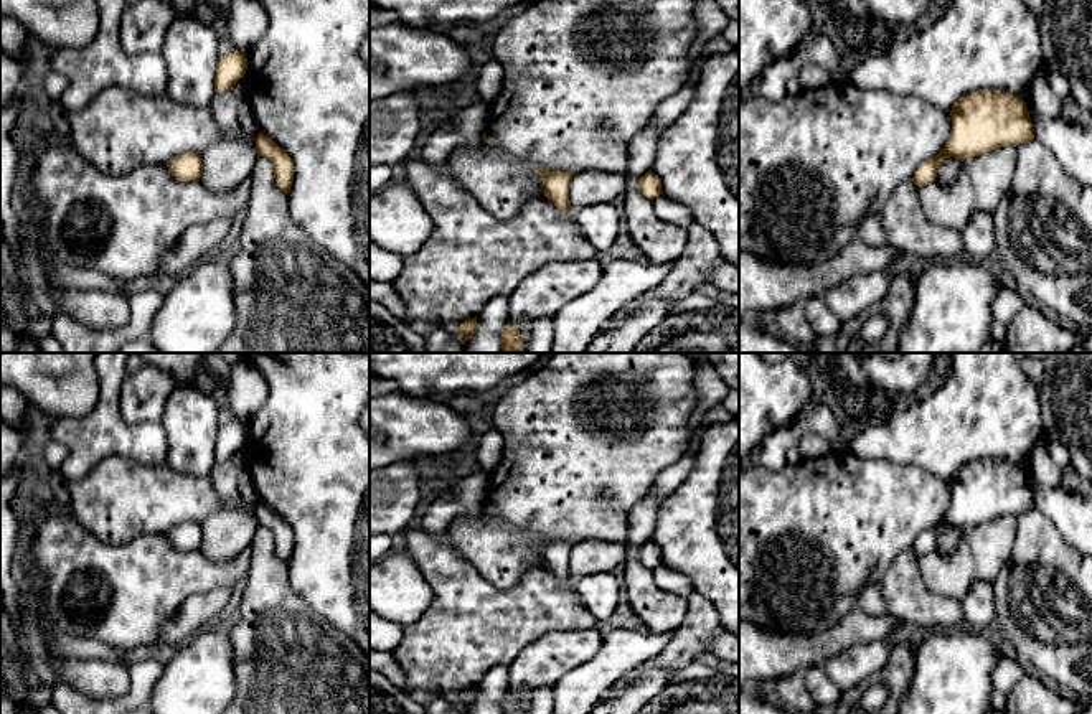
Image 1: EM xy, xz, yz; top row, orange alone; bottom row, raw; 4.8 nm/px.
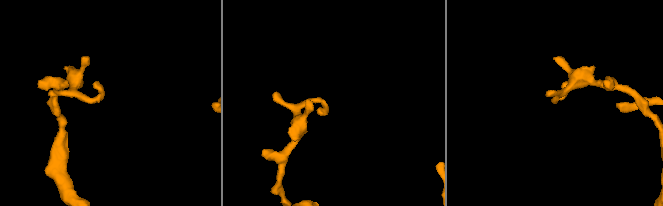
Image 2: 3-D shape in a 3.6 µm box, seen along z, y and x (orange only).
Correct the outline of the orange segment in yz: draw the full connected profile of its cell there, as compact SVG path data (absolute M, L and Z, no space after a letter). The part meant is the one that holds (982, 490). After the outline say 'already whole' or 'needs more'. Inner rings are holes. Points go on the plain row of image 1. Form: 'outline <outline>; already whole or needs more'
outline M973 460L962 465L950 480L952 500L944 518L922 531L911 551L919 557L935 551L947 526L968 529L1005 514L1034 510L1026 472L1005 460Z; already whole

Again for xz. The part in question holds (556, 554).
outline M536 538L534 543L543 549L544 566L549 567L556 577L574 582L574 577L569 572L572 544L561 539L549 541L543 538Z; already whole

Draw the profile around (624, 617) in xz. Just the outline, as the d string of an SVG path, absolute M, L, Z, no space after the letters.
M624 584L620 590L620 602L615 607L614 613L607 620L597 622L595 628L602 635L617 628L637 630L640 633L650 632L648 627L642 622L642 618L630 607Z

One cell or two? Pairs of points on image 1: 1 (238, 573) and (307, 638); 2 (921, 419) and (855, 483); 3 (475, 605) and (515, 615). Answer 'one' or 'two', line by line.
1: two
2: two
3: one

